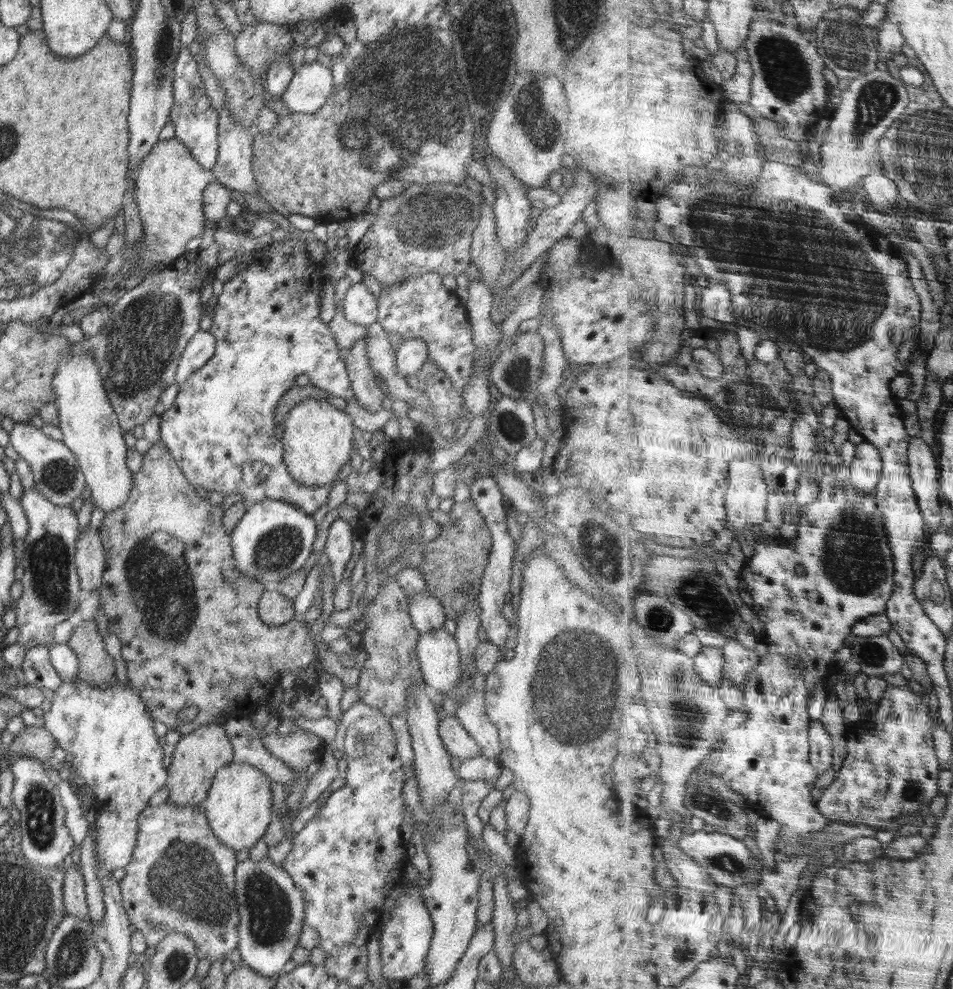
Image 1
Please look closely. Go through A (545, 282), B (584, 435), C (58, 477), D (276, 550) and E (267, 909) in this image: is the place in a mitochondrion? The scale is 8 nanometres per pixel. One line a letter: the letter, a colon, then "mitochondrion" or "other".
A: other
B: other
C: mitochondrion
D: mitochondrion
E: mitochondrion

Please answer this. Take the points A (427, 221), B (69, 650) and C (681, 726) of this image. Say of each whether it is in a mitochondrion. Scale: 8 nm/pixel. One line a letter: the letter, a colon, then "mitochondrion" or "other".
A: mitochondrion
B: other
C: mitochondrion

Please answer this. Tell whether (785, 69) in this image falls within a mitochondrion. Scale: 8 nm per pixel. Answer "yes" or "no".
yes

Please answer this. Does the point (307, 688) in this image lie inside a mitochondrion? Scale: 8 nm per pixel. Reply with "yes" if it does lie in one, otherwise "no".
no

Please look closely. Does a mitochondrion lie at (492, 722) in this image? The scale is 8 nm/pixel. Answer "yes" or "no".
no

